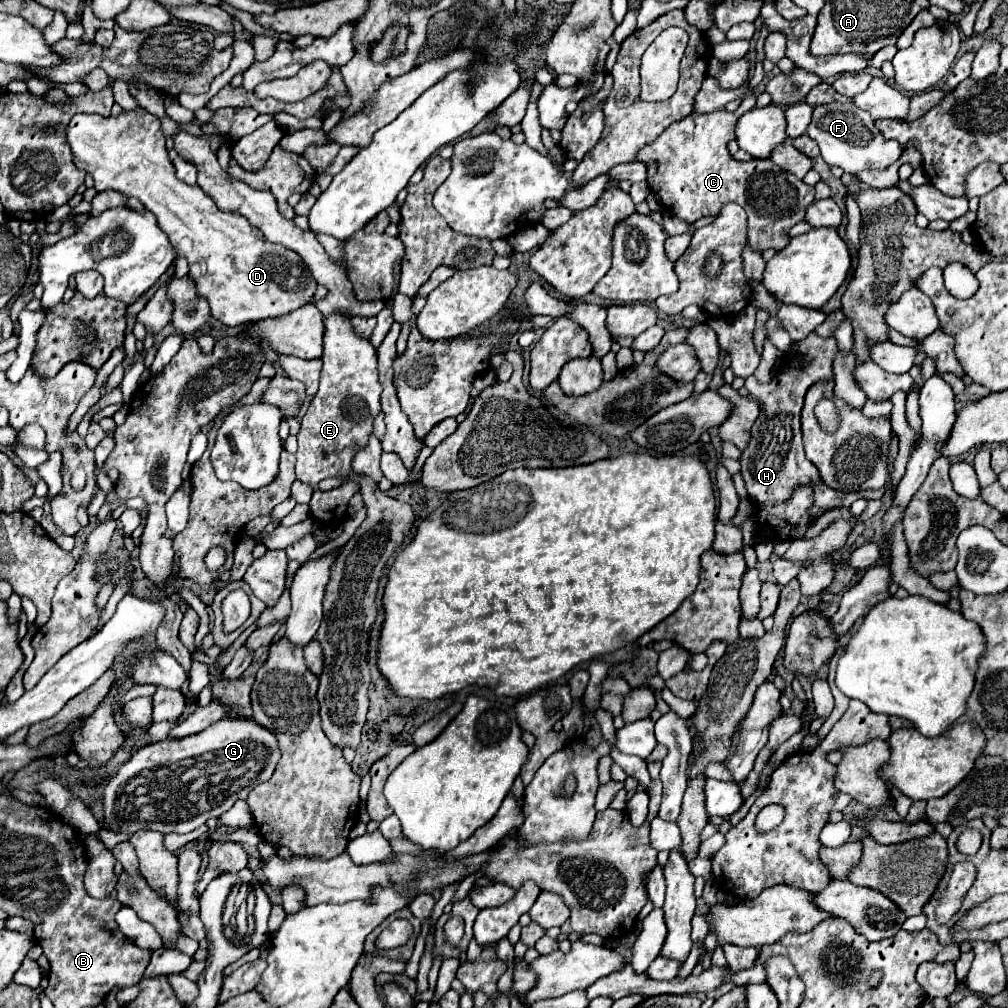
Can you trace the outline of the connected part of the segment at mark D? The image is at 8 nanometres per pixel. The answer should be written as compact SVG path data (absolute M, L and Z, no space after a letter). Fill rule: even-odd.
M142 108L108 118L76 114L66 134L74 164L92 174L98 192L112 188L134 196L156 216L176 254L188 260L188 278L194 282L196 294L208 300L216 320L226 326L260 322L290 314L312 300L318 284L296 252L266 240L242 214L220 210L200 186L188 186L176 178L160 120L154 114Z

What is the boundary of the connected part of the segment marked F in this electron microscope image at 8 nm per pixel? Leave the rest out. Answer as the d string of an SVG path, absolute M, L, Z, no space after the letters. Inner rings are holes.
M832 102L832 104L814 106L812 122L806 128L806 134L818 144L826 164L840 166L848 174L856 174L866 168L884 170L902 156L900 144L892 140L884 140L884 136L876 130L874 120L868 116L868 112L860 110L852 102L846 102L846 104Z

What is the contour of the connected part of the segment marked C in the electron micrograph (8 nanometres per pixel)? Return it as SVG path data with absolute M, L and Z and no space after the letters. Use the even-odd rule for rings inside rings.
M758 94L746 96L734 112L718 108L710 114L690 114L674 122L652 144L644 146L636 154L636 160L646 164L650 190L660 196L674 216L693 223L702 216L718 214L728 202L736 202L748 214L750 246L758 250L782 250L790 240L788 230L804 220L804 210L814 200L814 186L804 184L768 160L732 160L726 144L735 140L734 124L744 112L756 106L756 98Z

